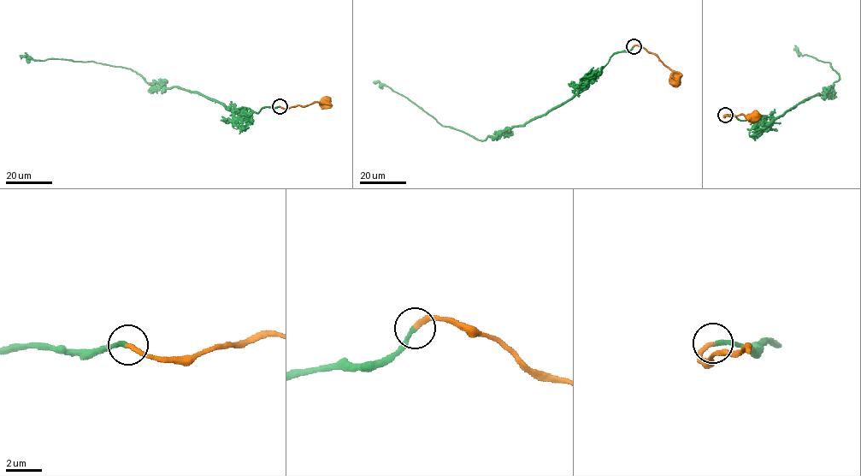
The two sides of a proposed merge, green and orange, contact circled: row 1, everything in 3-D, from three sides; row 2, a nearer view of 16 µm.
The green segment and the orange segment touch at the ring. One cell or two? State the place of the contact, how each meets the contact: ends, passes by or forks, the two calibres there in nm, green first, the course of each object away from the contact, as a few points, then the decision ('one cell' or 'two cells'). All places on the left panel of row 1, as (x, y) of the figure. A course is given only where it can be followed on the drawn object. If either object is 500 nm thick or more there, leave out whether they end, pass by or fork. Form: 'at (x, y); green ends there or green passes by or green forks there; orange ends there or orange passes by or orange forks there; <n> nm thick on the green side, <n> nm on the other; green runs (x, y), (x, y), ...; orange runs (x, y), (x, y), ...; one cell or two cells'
at (280, 106); green ends there; orange ends there; 240 nm thick on the green side, 280 nm on the other; green runs (280, 107), (262, 107), (258, 113), (245, 107), (227, 109), (196, 92), (155, 87), (125, 68), (20, 56); orange runs (280, 107), (308, 106), (315, 102), (327, 101); one cell

